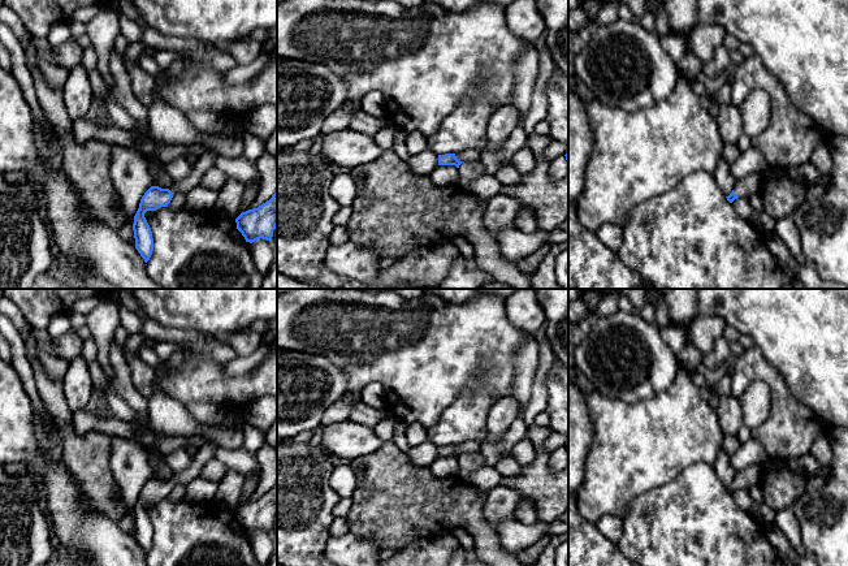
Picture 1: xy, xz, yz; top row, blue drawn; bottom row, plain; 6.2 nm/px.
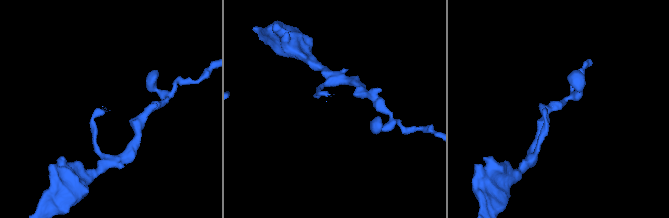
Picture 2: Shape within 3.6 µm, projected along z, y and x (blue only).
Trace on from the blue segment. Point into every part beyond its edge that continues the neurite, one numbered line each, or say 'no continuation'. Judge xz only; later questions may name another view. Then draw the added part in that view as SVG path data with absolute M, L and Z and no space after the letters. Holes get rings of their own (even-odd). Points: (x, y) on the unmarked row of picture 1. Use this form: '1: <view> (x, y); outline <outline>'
1: xz (467, 463); outline M477 451L473 454L462 454L458 459L458 476L467 484L470 483L470 475L485 466L483 455Z

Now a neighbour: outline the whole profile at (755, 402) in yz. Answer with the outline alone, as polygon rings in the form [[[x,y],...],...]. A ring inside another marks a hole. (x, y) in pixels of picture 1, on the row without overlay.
[[[753,381],[740,398],[743,424],[750,431],[760,427],[770,414],[770,389],[763,381]]]

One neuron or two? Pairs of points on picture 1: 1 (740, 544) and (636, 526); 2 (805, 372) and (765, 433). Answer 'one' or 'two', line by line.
1: one
2: two

